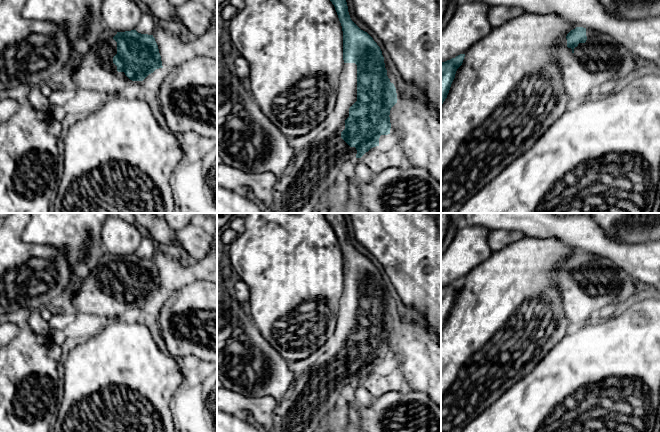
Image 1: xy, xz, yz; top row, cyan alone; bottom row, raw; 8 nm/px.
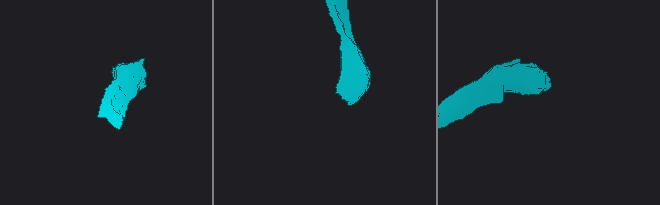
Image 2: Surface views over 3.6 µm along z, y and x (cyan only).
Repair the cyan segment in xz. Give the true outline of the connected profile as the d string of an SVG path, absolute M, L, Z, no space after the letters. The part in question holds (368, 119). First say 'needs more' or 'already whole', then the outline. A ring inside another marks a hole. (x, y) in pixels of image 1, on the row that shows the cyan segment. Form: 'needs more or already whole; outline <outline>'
needs more; outline M330 0L335 7L343 31L344 66L339 77L338 95L333 111L309 133L289 138L294 155L284 173L277 178L273 192L273 208L269 213L315 213L322 206L341 178L339 164L361 158L371 148L379 146L381 135L390 134L390 110L397 103L396 88L387 76L382 51L373 38L350 18L346 0Z

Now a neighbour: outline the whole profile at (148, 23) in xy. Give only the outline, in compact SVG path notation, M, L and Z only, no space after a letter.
M143 8L143 13L135 30L141 34L153 35L158 24L155 16L149 11L149 9Z

